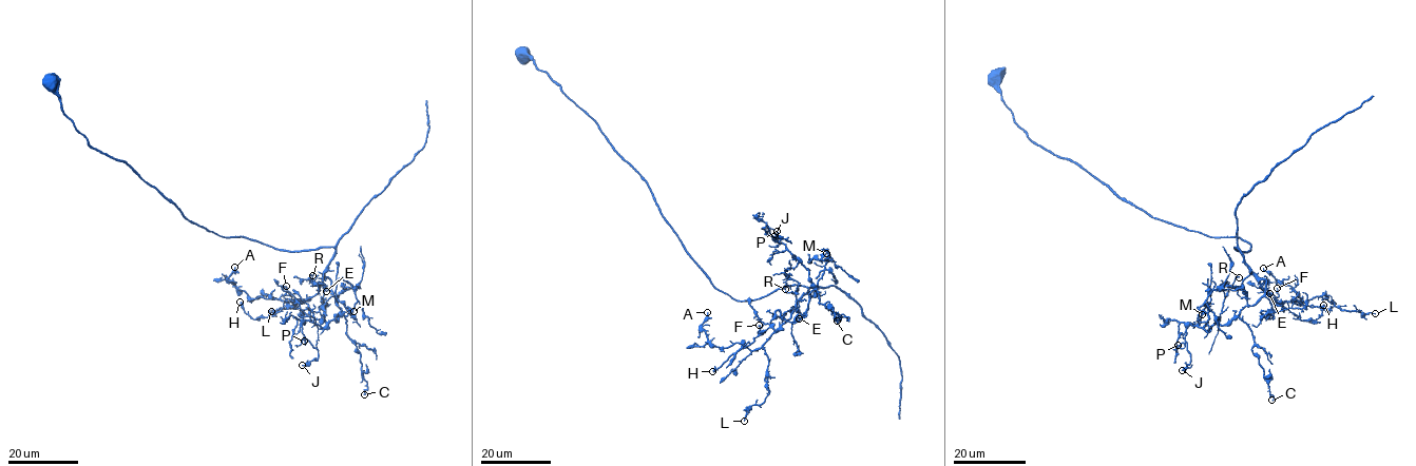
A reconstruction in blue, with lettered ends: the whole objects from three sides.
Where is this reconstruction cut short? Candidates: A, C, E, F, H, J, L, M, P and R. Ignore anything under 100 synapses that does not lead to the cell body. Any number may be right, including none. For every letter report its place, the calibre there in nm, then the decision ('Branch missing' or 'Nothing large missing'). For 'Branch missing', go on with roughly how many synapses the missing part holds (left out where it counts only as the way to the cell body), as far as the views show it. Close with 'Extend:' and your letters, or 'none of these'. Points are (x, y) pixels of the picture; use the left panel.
A: Place: (234, 267). Thickness 140 nm. Nothing large missing
C: Place: (364, 394). Thickness 110 nm. Nothing large missing
E: Place: (326, 291). Thickness 110 nm. Nothing large missing
F: Place: (286, 286). Thickness 110 nm. Nothing large missing
H: Place: (240, 302). Thickness 480 nm. Nothing large missing
J: Place: (302, 365). Thickness 110 nm. Nothing large missing
L: Place: (271, 311). Thickness 120 nm. Nothing large missing
M: Place: (354, 311). Thickness 200 nm. Nothing large missing
P: Place: (304, 341). Thickness 130 nm. Nothing large missing
R: Place: (312, 275). Thickness 110 nm. Nothing large missing
Extend: none of these

